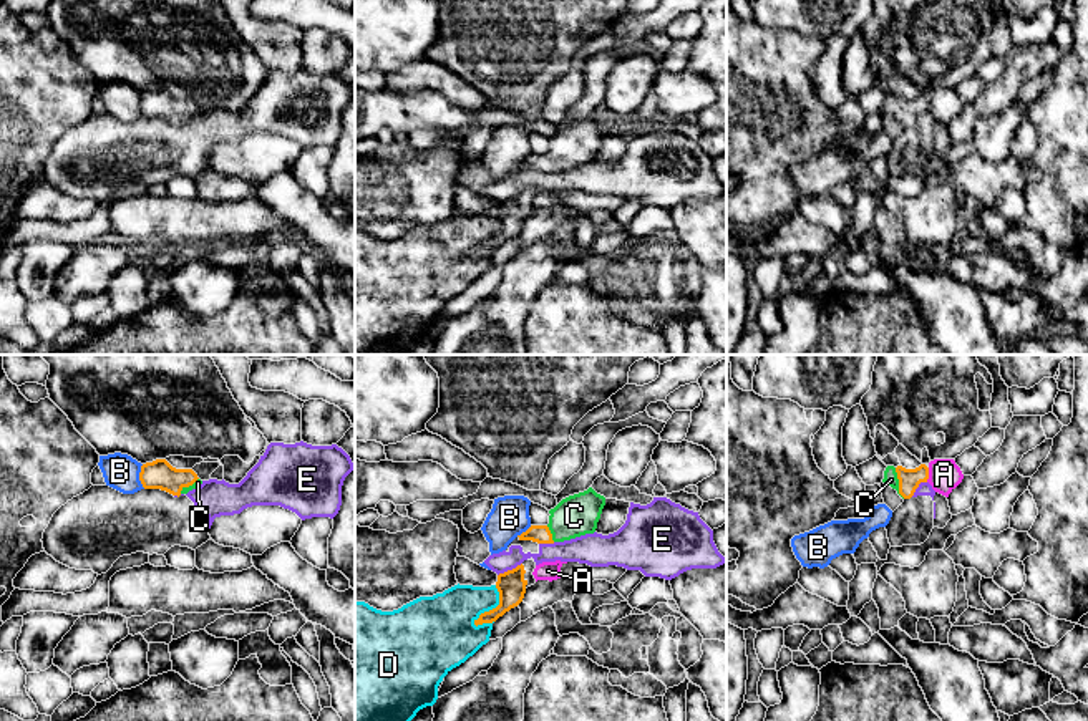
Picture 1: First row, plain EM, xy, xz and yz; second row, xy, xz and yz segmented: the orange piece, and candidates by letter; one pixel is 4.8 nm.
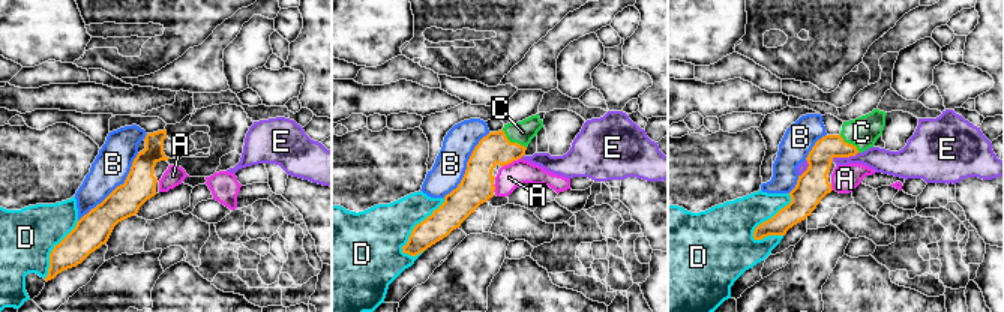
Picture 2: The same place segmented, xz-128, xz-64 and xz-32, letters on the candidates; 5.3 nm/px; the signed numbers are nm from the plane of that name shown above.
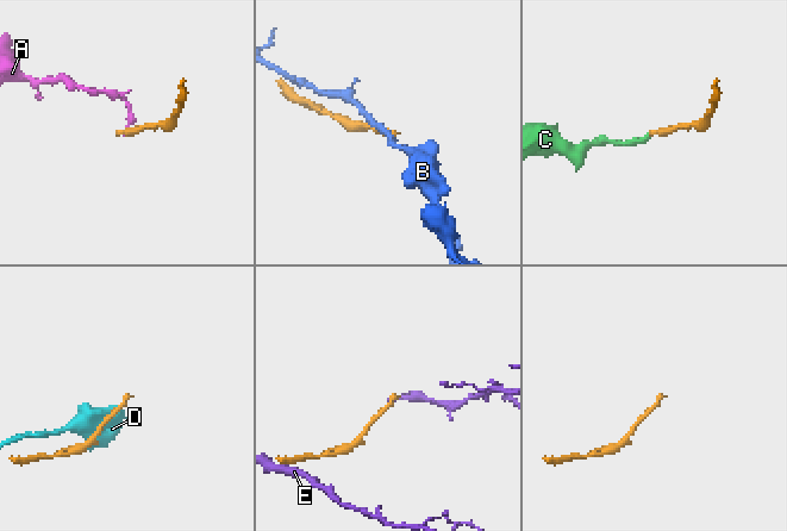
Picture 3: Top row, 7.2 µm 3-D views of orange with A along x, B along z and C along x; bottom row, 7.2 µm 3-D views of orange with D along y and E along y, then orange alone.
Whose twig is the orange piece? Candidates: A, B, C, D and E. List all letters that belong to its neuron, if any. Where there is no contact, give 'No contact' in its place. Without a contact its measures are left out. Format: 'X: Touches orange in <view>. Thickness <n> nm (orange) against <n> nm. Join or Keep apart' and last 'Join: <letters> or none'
A: Touches orange in yz. Thickness 110 nm (orange) against 160 nm. Keep apart
B: Touches orange in xy. Thickness 140 nm (orange) against 170 nm. Keep apart
C: Touches orange in yz. Thickness 110 nm (orange) against 70 nm. Join
D: Touches orange in xz. Thickness 140 nm (orange) against 280 nm. Keep apart
E: Touches orange in xz. Thickness 140 nm (orange) against 100 nm. Keep apart
Join: C

